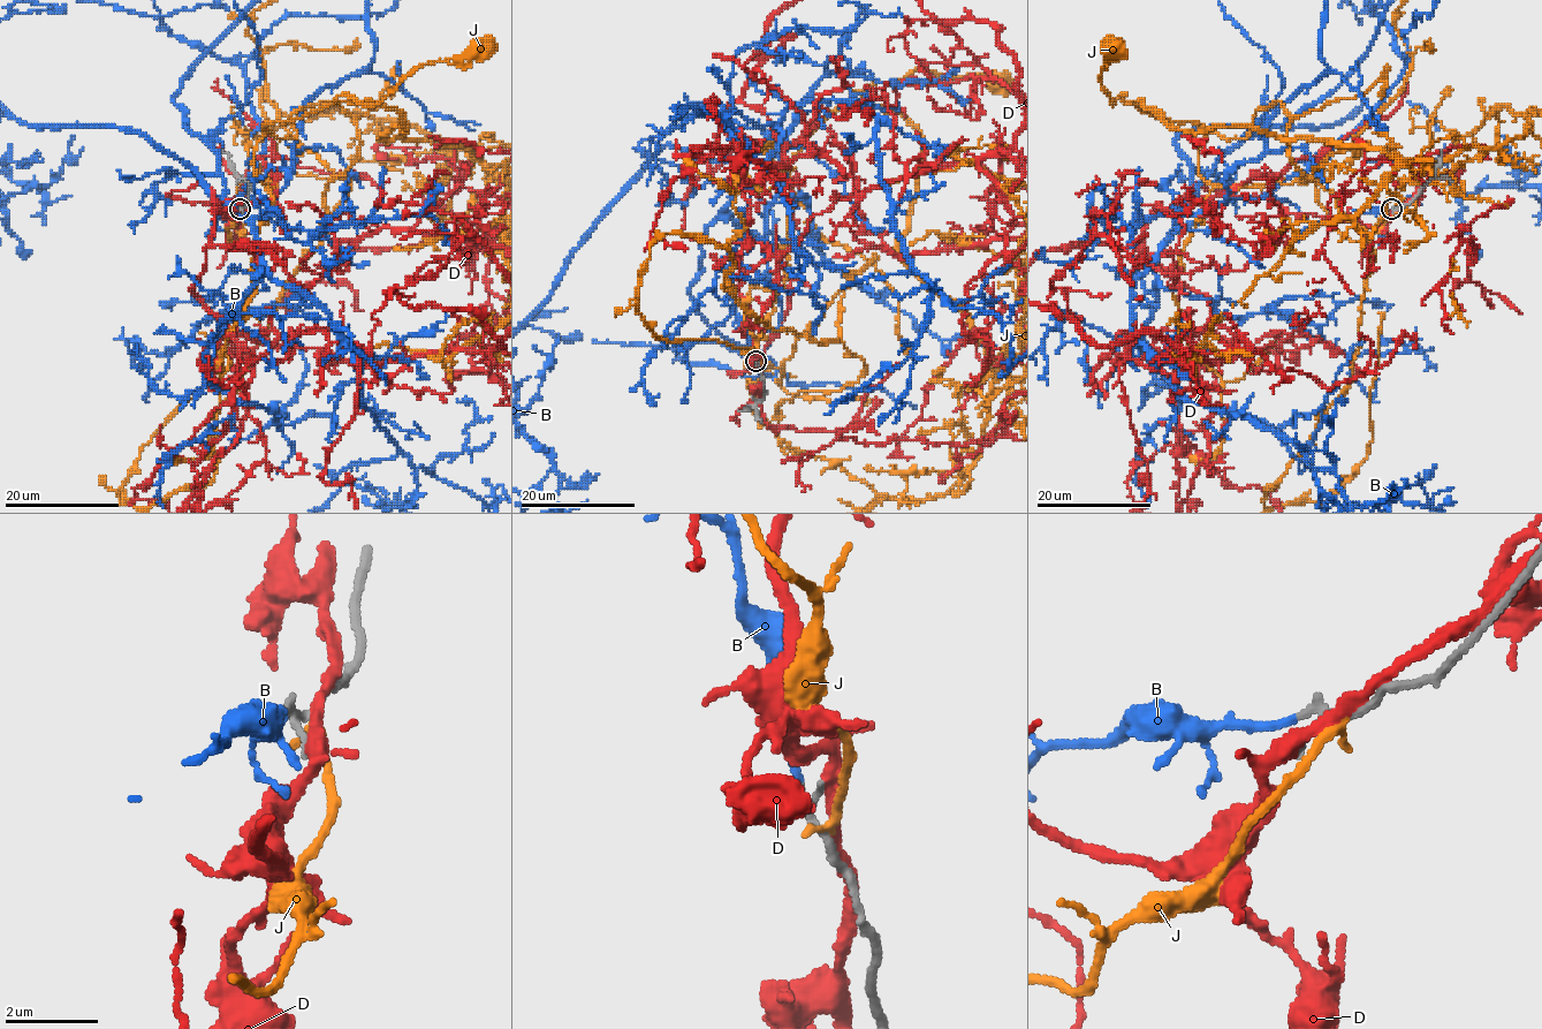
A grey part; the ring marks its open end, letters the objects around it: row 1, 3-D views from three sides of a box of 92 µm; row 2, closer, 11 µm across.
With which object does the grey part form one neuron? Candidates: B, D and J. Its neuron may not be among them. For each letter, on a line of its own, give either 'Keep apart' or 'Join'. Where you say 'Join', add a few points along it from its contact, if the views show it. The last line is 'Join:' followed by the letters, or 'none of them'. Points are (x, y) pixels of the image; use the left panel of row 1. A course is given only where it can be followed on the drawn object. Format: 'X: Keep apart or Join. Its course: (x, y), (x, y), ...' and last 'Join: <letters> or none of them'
B: Join. Its course: (238, 209), (212, 222), (247, 194), (267, 209), (226, 198), (172, 99), (195, 62)
D: Keep apart
J: Keep apart
Join: B

